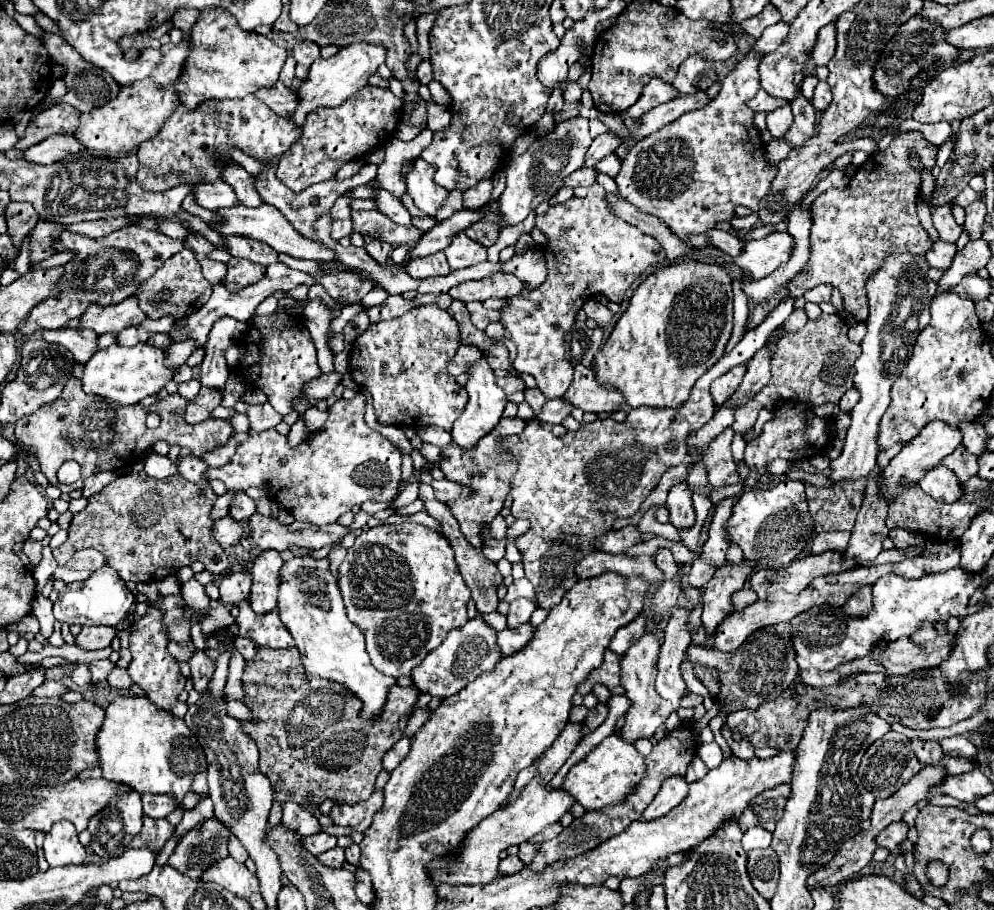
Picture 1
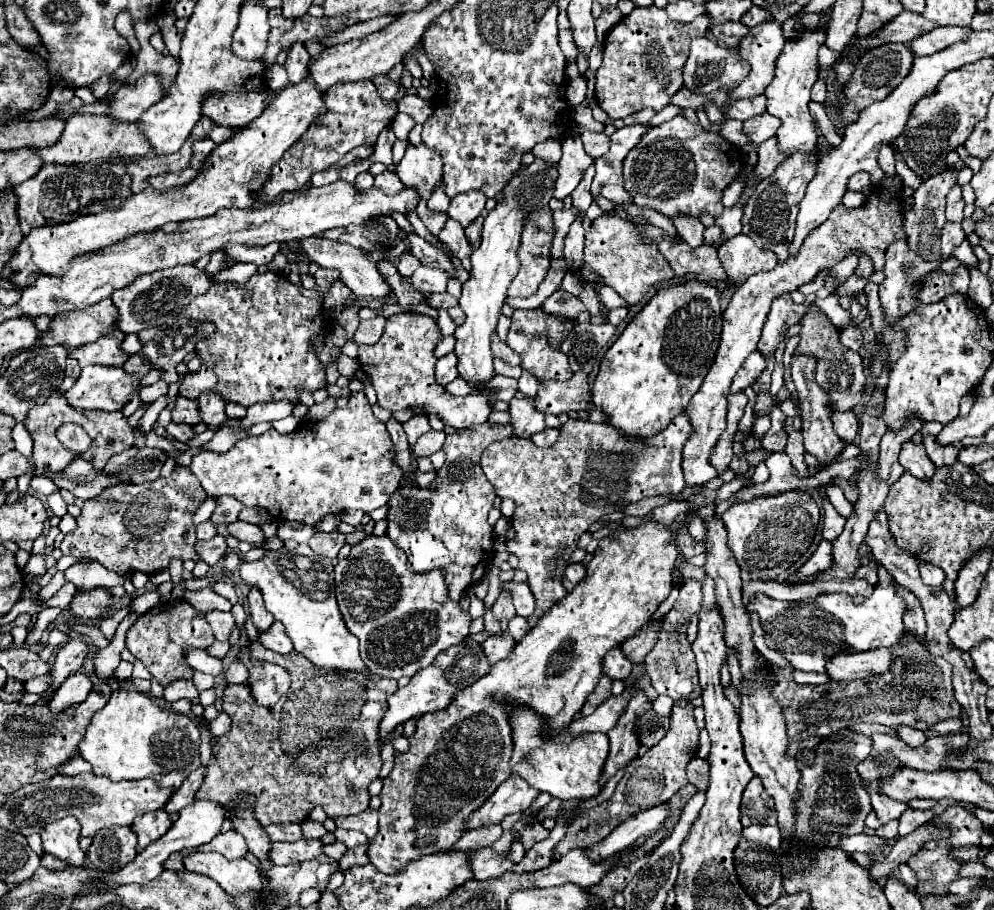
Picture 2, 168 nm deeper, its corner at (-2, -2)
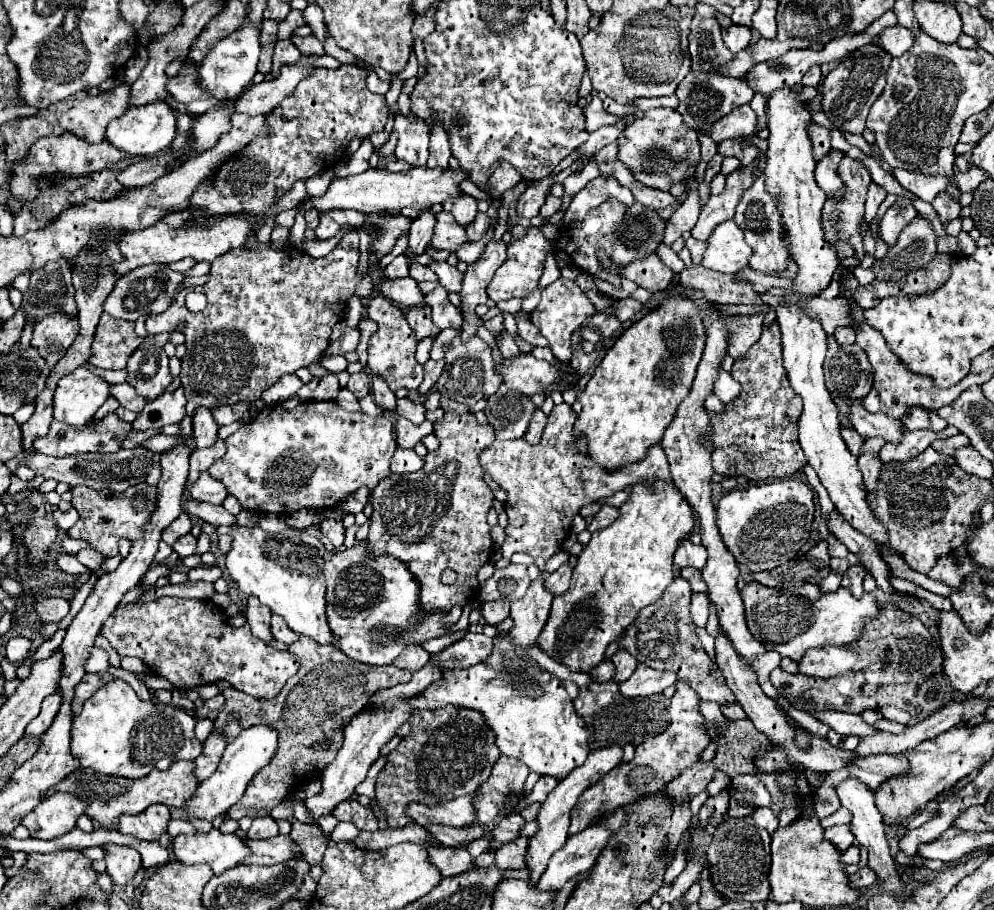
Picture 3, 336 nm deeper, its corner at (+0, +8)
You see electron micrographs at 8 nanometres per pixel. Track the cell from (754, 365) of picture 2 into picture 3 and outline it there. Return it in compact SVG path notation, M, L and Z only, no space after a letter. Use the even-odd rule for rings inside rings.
M763 314L755 316L739 316L741 324L737 330L733 330L733 340L729 340L729 356L733 360L743 358L745 352L759 340L763 332Z

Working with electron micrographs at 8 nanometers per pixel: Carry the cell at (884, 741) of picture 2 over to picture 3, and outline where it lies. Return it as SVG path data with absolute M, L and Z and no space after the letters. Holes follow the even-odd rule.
M833 710L833 712L823 712L823 716L819 716L819 720L823 724L831 726L841 736L853 734L853 736L865 738L865 736L873 736L873 734L879 732L875 726L863 722L861 716L857 716L857 714L843 714L843 712Z

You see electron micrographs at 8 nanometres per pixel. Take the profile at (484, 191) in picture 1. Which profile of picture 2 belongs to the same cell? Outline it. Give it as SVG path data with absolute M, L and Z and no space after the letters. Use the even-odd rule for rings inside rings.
M471 190L467 194L459 194L451 198L451 206L447 210L449 218L455 218L463 228L469 226L485 208L485 194L479 190Z

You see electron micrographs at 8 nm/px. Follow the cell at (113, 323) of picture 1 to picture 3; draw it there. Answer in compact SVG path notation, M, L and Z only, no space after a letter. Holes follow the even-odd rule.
M53 312L35 324L31 346L39 348L39 354L45 356L47 364L53 368L61 356L59 348L67 350L69 344L79 336L77 332L79 332L77 316Z

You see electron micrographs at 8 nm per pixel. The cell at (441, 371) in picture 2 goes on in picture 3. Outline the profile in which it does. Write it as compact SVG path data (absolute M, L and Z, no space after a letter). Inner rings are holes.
M429 360L429 362L425 364L425 378L423 378L421 388L419 388L421 394L429 392L429 388L431 388L431 386L437 382L437 378L443 374L443 368L445 368L445 360Z

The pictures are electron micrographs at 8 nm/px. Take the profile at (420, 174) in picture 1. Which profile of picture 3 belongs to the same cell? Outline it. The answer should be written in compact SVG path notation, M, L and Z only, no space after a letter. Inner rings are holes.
M397 114L393 130L399 136L397 150L395 150L397 160L407 162L411 168L427 166L431 132L425 126L425 122L421 118L417 118L417 116L411 116L411 114L409 116Z

